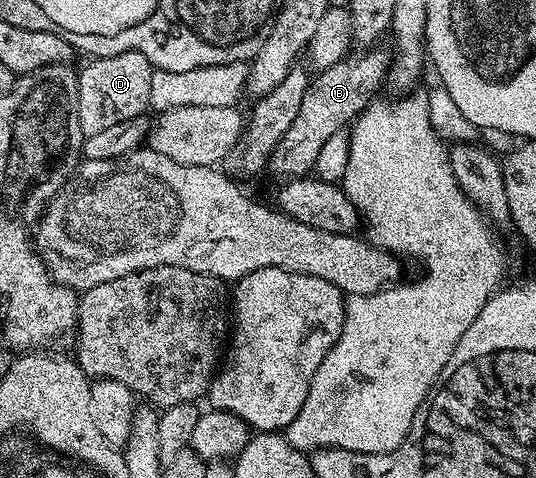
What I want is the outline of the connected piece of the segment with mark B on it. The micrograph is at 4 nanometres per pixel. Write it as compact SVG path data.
M367 49L360 59L346 58L341 60L337 65L333 65L329 69L318 72L312 78L309 86L305 89L305 98L301 101L301 109L297 113L297 117L293 117L293 125L289 125L285 137L281 137L281 141L277 141L277 145L273 149L273 157L269 164L270 174L283 175L282 177L307 177L312 174L311 171L315 167L315 162L319 159L319 154L323 151L323 146L342 129L343 126L354 124L355 120L371 106L376 98L375 90L383 83L383 78L388 78L391 69L391 55L383 51L371 51L375 49Z

